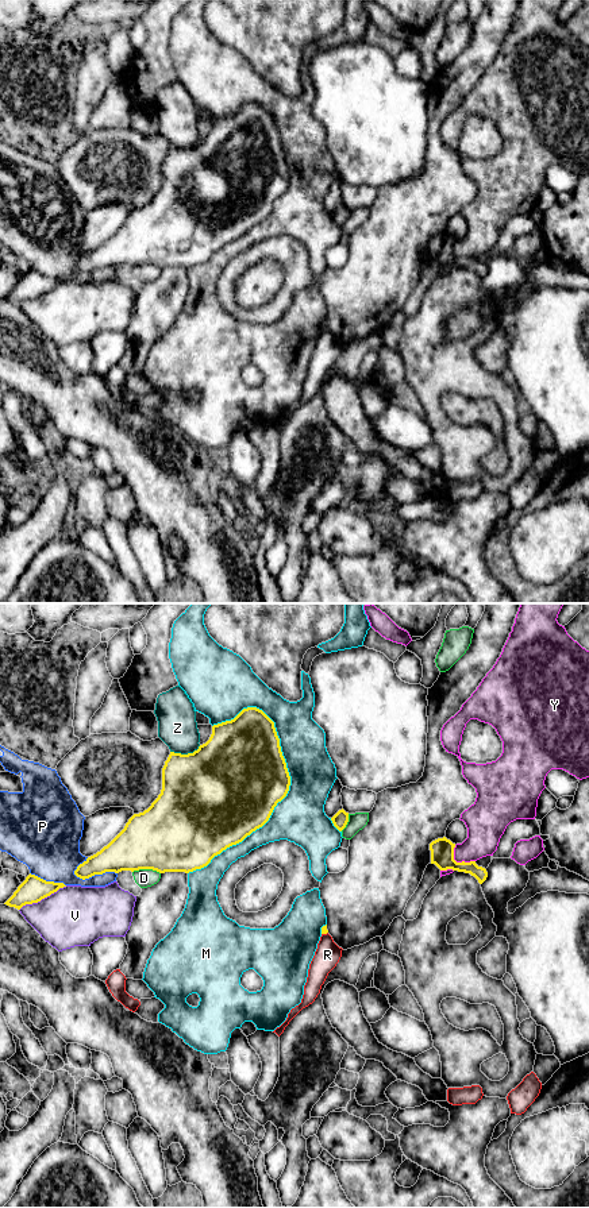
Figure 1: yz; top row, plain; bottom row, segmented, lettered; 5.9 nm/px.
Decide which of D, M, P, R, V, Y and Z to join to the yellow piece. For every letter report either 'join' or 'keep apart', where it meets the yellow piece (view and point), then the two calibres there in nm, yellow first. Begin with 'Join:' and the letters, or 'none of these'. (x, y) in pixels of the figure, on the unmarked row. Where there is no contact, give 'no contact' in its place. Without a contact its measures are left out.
Join: none of these
D: keep apart; meets yellow in yz at (146, 263); 440 nm thick on the yellow side, 110 nm on the other
M: keep apart; meets yellow in yz at (278, 196); 500 nm thick on the yellow side, 300 nm on the other
P: keep apart; meets yellow in yz at (95, 269); 240 nm thick on the yellow side, 280 nm on the other
R: keep apart; meets yellow in yz at (324, 328); 40 nm thick on the yellow side, 150 nm on the other
V: keep apart; meets yellow in yz at (42, 293); 160 nm thick on the yellow side, 360 nm on the other
Y: keep apart; meets yellow in yz at (458, 258); 140 nm thick on the yellow side, 200 nm on the other
Z: keep apart; meets yellow in yz at (185, 150); 500 nm thick on the yellow side, 240 nm on the other

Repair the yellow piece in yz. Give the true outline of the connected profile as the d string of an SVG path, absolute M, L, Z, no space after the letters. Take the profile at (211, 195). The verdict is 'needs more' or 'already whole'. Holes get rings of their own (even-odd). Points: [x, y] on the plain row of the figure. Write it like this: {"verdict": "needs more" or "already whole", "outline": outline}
{"verdict": "already whole", "outline": "M243 104L234 115L212 121L209 135L188 150L170 147L162 163L162 185L143 208L134 209L124 224L100 247L77 262L74 270L82 275L105 267L153 265L193 267L207 262L227 243L242 238L270 213L290 181L290 171L281 147L274 117L259 104Z"}

